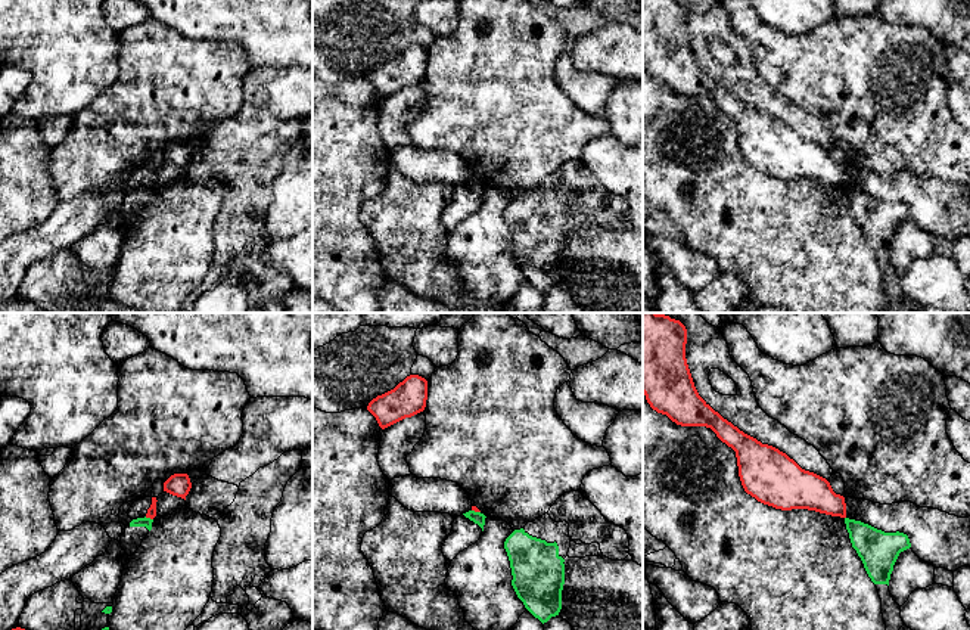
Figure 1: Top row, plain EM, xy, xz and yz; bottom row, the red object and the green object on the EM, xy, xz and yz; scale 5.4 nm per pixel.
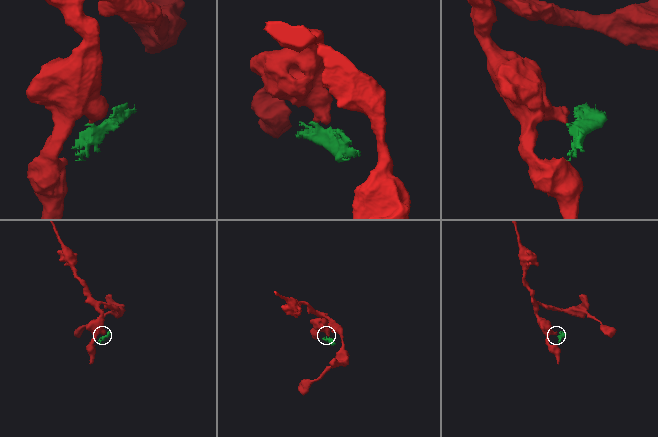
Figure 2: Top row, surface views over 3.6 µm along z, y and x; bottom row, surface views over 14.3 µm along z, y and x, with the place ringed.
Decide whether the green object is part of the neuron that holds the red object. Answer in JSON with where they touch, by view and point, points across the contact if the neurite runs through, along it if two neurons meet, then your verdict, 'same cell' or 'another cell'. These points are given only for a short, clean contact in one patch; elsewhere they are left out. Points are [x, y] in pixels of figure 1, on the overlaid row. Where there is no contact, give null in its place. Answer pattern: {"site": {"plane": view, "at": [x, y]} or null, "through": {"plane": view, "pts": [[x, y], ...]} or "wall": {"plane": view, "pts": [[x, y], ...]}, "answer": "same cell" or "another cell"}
{"site": {"plane": "xy", "at": [149, 517]}, "wall": {"plane": "xy", "pts": [[145, 517], [152, 520]]}, "answer": "another cell"}

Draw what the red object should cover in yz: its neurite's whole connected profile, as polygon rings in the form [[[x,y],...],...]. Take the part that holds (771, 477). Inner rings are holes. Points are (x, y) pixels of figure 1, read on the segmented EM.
[[[643,313],[643,394],[657,413],[681,426],[706,426],[736,451],[739,477],[747,494],[781,510],[808,509],[846,518],[845,497],[836,494],[830,482],[802,469],[778,449],[762,444],[744,434],[715,412],[697,392],[685,359],[687,329],[675,319],[657,313]]]

